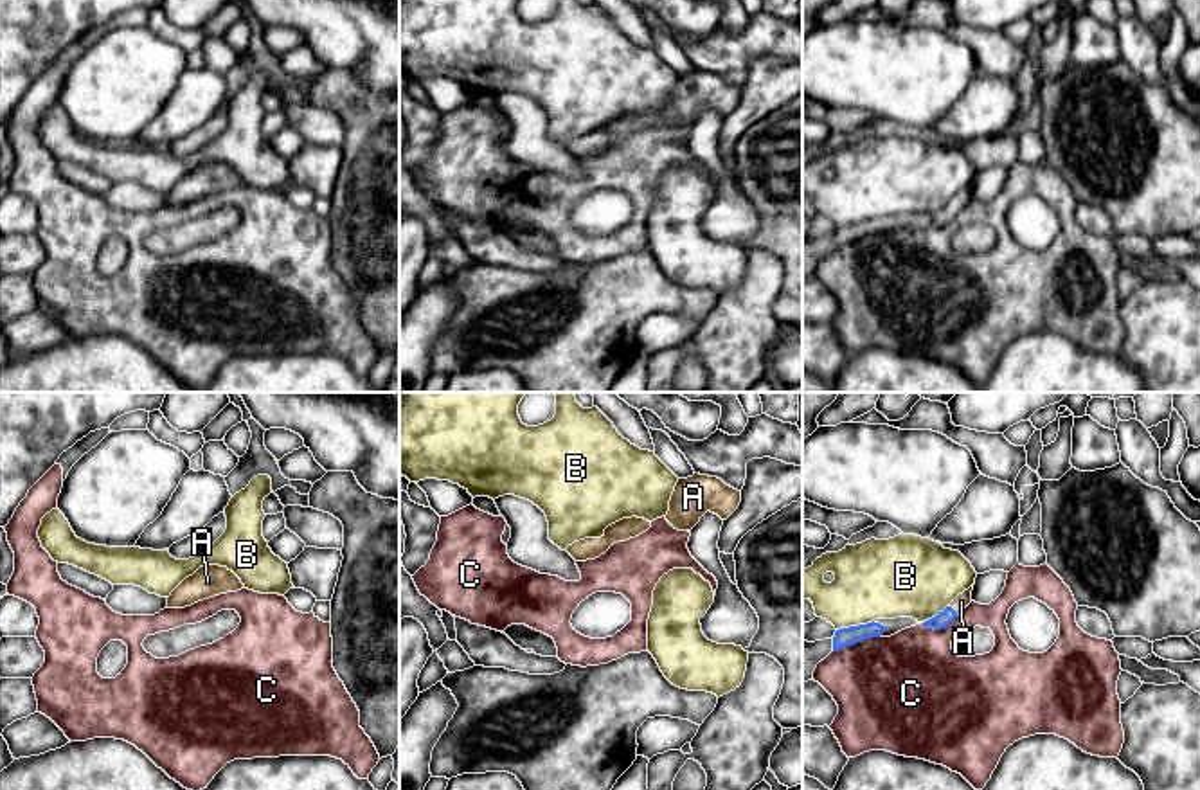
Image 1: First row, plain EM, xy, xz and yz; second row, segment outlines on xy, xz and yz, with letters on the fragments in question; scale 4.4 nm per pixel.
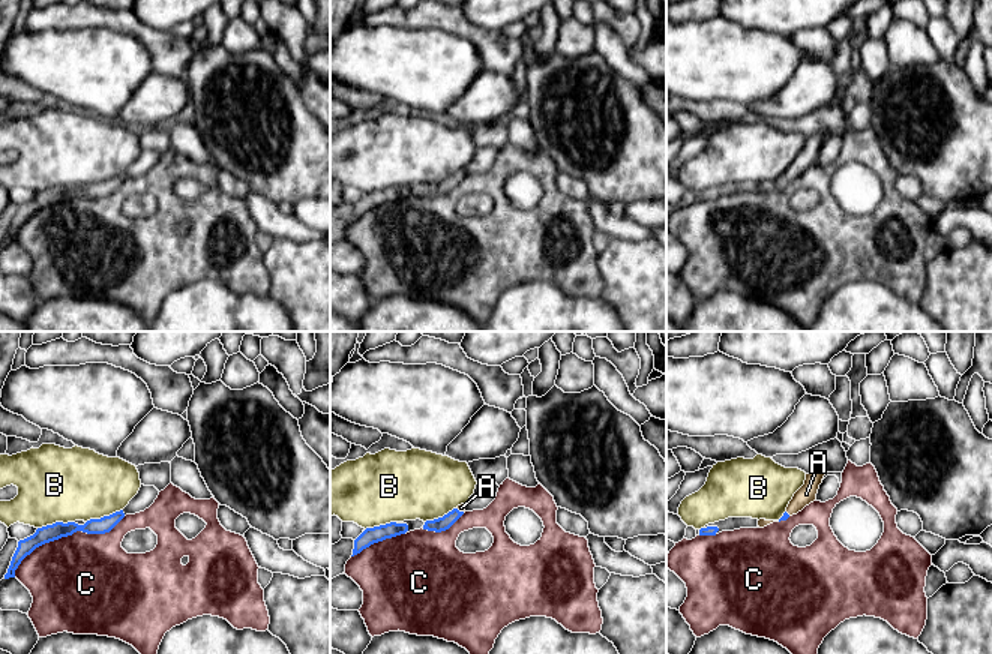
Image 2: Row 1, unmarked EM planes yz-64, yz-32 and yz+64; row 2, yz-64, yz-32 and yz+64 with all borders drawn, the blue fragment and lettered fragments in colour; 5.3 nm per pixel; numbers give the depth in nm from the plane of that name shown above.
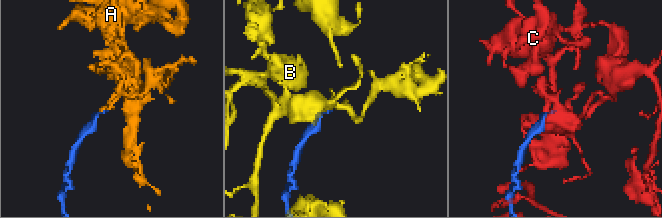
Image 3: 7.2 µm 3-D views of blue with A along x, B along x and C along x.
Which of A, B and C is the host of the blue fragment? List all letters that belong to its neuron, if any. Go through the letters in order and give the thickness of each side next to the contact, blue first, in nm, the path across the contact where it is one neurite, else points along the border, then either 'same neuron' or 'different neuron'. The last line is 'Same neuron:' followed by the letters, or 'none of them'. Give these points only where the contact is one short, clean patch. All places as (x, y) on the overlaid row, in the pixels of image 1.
A: calibres 70 and 70 nm; same neuron
B: calibres 80 and 360 nm; different neuron
C: calibres 80 and 460 nm; different neuron
Same neuron: A

